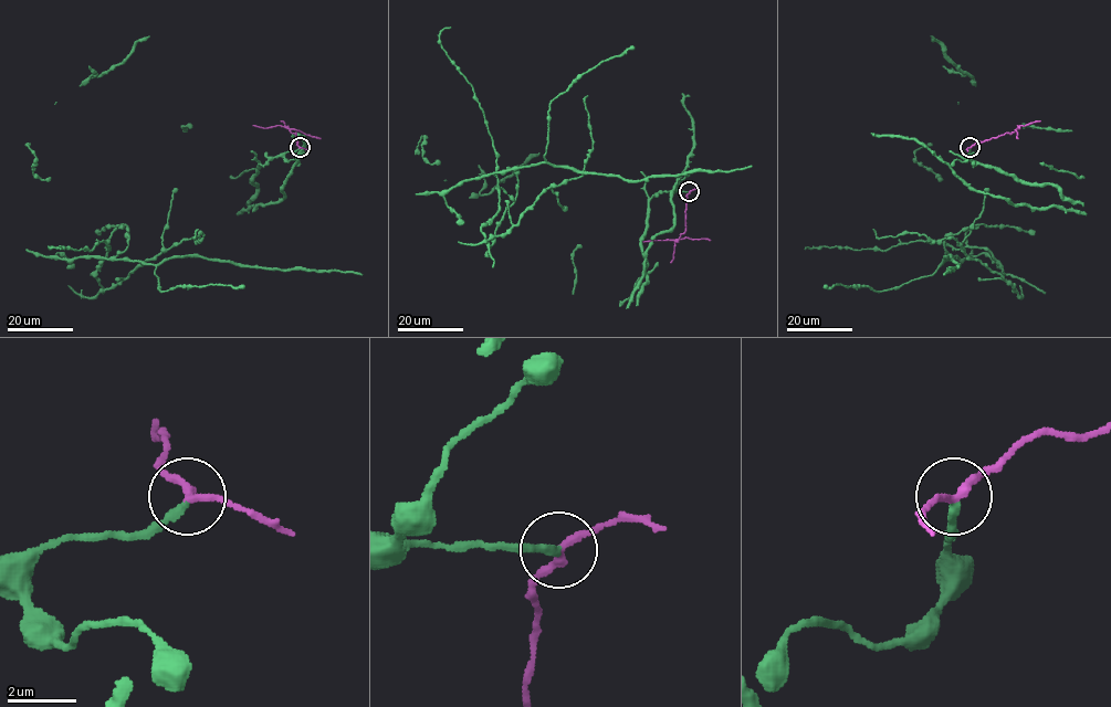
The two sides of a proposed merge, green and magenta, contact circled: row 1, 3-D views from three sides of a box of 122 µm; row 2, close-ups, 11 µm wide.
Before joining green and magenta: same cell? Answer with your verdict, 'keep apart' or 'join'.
keep apart

